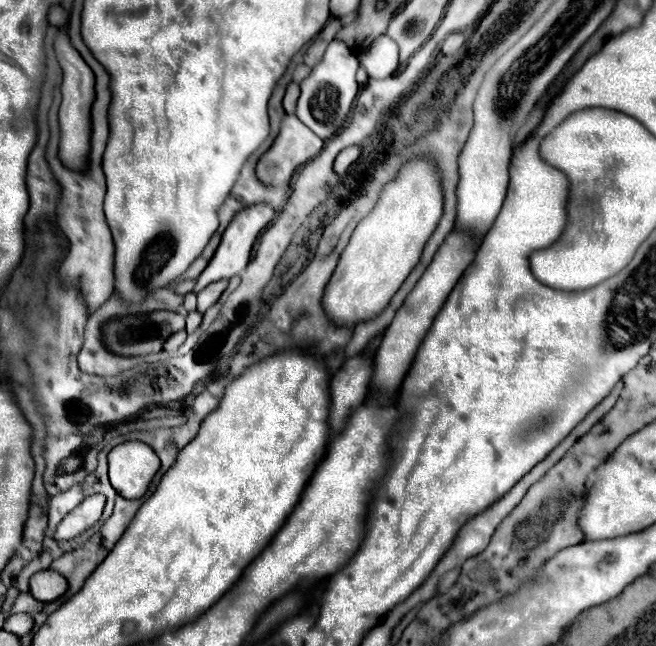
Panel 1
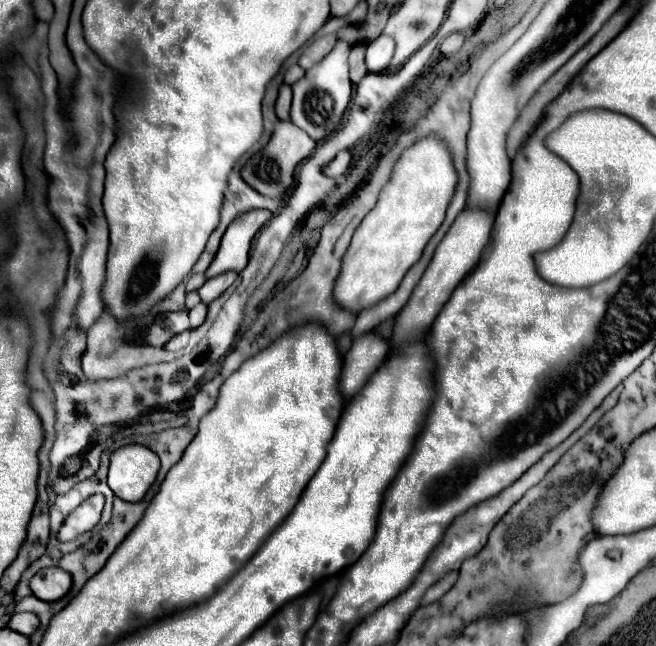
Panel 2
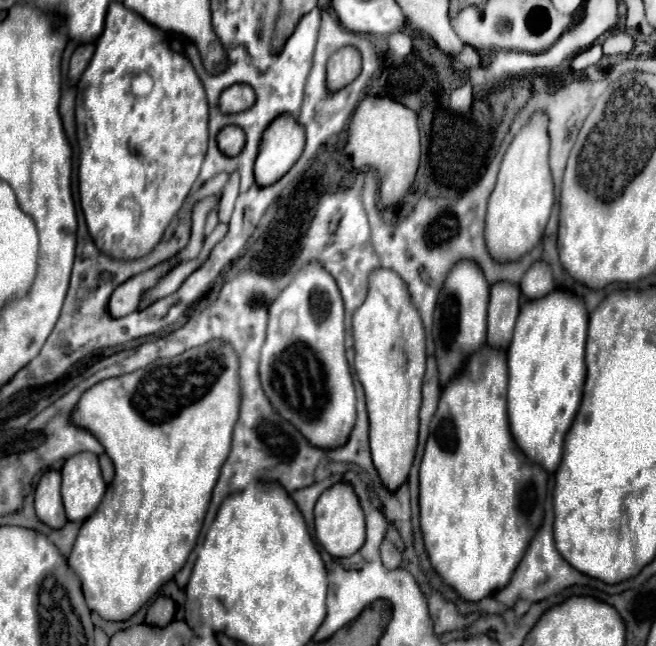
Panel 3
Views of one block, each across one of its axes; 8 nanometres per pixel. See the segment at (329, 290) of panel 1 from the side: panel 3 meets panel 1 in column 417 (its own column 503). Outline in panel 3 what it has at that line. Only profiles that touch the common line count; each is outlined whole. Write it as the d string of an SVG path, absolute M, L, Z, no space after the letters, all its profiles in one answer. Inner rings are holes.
M538 112L532 116L530 124L514 136L504 154L496 186L488 198L484 242L488 246L488 254L492 254L498 264L518 262L526 256L540 242L548 224L554 204L554 184L548 168L550 138L546 124L548 118Z

